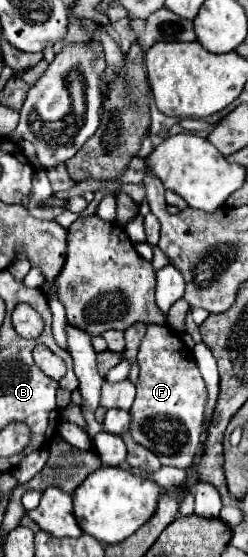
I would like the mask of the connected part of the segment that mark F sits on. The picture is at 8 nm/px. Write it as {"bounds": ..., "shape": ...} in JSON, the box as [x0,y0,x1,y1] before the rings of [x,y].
{"bounds":[131,324,207,468],"shape":[[[149,324],[143,336],[143,342],[139,346],[137,360],[139,360],[141,370],[139,370],[139,380],[137,380],[137,398],[133,402],[133,412],[131,412],[133,440],[149,448],[161,460],[161,464],[175,466],[175,468],[189,468],[199,448],[199,436],[203,432],[205,406],[207,406],[207,388],[197,368],[195,356],[173,328]]]}

